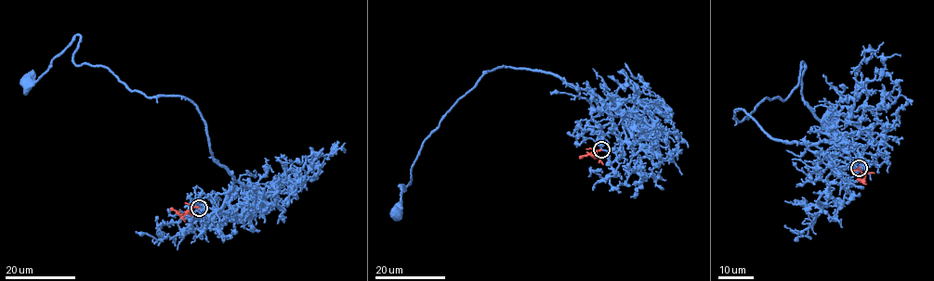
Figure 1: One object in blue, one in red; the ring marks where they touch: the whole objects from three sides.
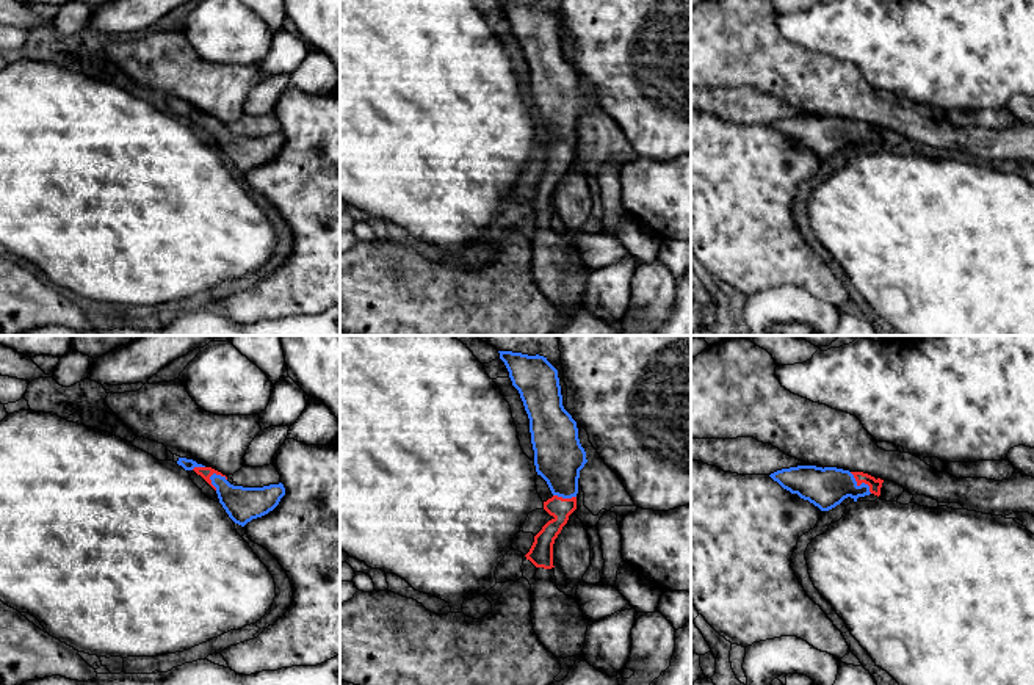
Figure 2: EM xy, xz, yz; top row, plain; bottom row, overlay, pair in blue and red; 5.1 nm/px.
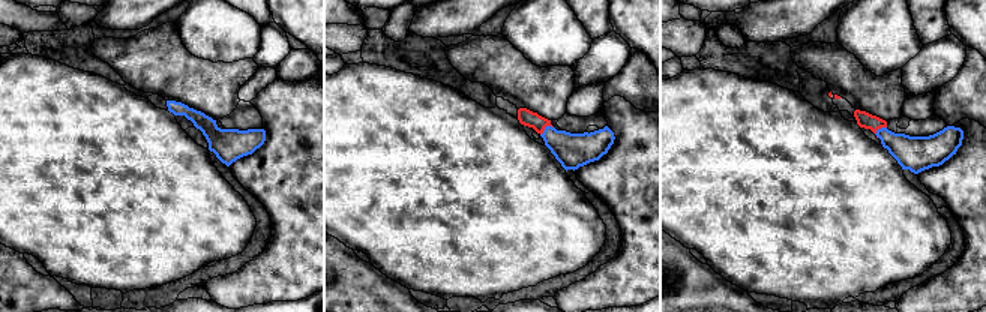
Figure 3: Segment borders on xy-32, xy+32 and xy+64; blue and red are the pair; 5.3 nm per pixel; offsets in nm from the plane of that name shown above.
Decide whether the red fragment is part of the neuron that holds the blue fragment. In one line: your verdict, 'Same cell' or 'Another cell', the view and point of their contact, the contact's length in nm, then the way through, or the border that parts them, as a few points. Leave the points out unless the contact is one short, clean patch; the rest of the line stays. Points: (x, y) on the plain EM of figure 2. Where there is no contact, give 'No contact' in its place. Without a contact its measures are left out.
Same cell. Touches blue at yz (860, 134). Shared border 160 nm. Path across: yz (826, 137), (832, 134), (860, 134), (874, 134)

